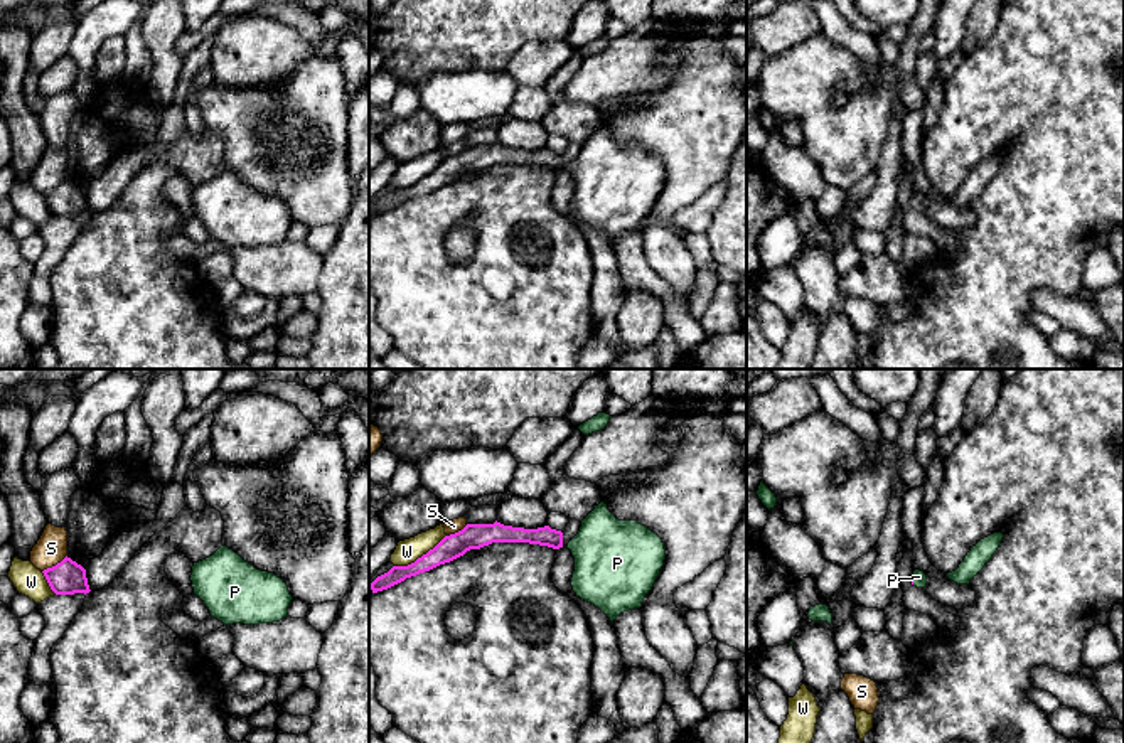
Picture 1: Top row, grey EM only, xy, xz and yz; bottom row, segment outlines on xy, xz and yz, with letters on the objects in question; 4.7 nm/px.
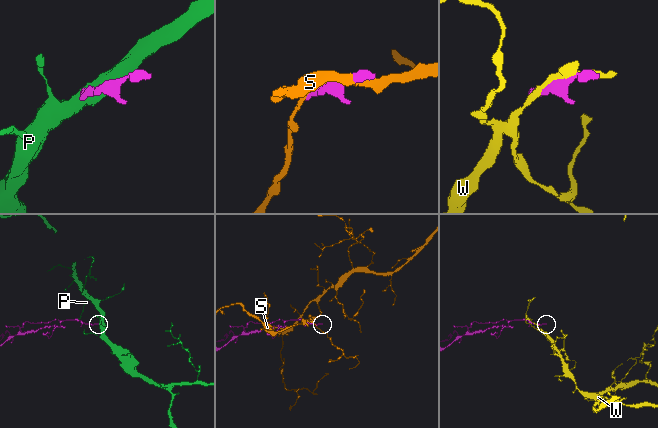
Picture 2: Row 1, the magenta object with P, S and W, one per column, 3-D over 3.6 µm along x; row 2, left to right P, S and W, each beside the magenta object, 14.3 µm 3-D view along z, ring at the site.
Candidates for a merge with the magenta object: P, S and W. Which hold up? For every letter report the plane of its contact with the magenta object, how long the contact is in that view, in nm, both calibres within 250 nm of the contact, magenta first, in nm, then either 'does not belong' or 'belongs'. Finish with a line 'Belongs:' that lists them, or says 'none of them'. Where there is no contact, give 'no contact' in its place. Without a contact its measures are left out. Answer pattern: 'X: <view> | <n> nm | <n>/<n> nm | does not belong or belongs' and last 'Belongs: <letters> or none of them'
P: yz | 50 nm | 20/60 nm | belongs
S: xy | 150 nm | 160/150 nm | does not belong
W: xz | 300 nm | 120/120 nm | does not belong
Belongs: P

